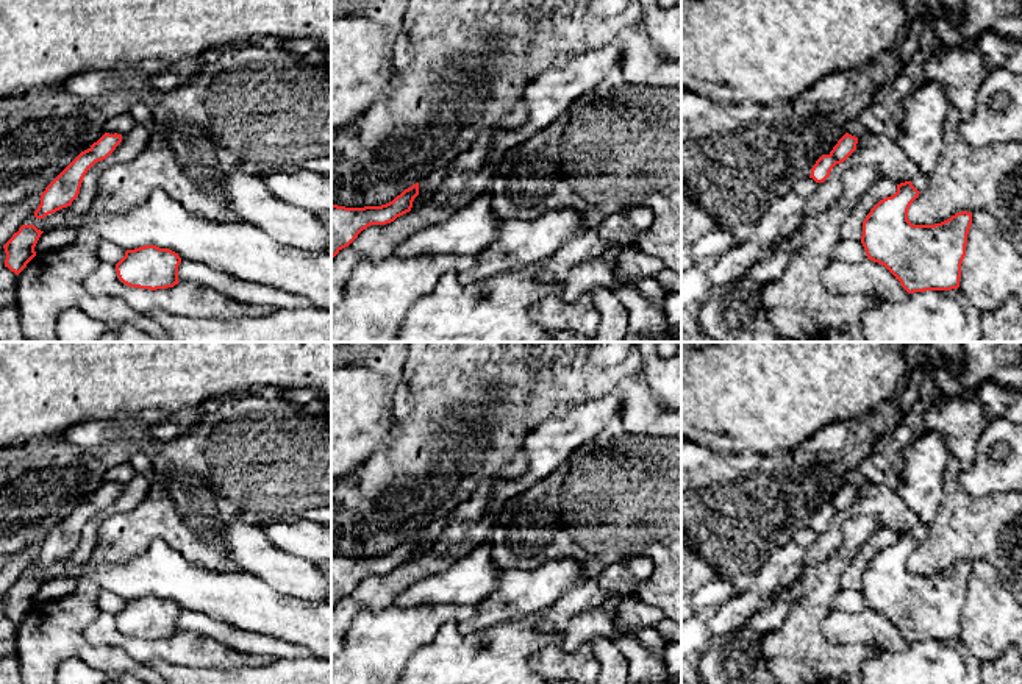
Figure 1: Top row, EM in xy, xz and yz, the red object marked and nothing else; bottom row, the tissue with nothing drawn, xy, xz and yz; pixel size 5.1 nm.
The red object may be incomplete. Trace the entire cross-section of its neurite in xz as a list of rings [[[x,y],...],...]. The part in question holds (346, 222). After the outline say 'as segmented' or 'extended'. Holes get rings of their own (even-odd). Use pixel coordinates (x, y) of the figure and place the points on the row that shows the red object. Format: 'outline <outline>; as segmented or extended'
outline [[[419,183],[381,206],[345,208],[331,205],[331,259],[370,225],[386,225],[406,214],[419,195]]]; as segmented

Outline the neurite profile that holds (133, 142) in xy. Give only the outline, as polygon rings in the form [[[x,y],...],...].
[[[136,123],[116,150],[103,161],[95,162],[83,178],[80,194],[69,206],[69,216],[83,216],[89,212],[91,205],[98,189],[98,176],[109,164],[125,164],[139,156],[150,141],[150,130],[145,125]]]

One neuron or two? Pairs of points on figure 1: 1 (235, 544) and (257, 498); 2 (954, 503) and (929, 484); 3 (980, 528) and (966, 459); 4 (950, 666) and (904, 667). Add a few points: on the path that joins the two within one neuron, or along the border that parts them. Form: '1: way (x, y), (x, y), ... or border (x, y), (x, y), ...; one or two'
1: border (261, 527), (232, 520), (219, 547); two
2: border (949, 461), (944, 470), (944, 498), (929, 525); two
3: border (952, 456), (961, 470); two
4: way (939, 667), (914, 667); one

